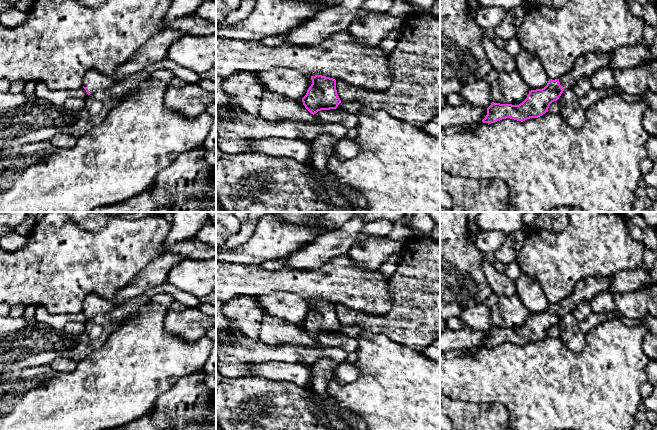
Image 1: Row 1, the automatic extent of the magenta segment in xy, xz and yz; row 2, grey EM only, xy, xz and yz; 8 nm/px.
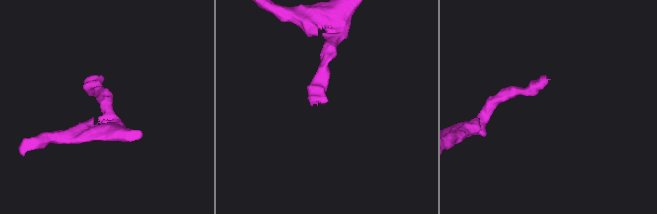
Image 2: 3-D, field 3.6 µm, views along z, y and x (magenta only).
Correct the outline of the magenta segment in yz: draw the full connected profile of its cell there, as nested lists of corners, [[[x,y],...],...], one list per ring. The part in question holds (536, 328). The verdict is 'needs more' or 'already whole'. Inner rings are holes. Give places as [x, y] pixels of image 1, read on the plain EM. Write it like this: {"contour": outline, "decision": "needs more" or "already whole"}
{"contour": [[[587,277],[578,282],[570,296],[559,303],[549,303],[542,313],[531,314],[519,329],[492,326],[482,346],[491,348],[506,342],[523,346],[538,342],[548,336],[550,328],[557,325],[564,314],[572,312],[579,301],[590,301],[598,293],[609,291],[611,284],[612,277]]], "decision": "needs more"}

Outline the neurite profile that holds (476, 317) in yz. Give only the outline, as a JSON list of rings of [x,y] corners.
[[[483,303],[466,307],[459,318],[465,327],[473,331],[487,333],[492,327],[490,322],[491,308]]]

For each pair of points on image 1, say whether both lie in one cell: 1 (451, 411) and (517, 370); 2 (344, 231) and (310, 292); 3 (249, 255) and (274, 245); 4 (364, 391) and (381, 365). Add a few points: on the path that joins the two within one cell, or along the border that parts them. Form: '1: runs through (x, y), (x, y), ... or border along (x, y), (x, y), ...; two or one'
1: border along (450, 397), (456, 400), (487, 402), (489, 404); two
2: border along (330, 260), (319, 267), (306, 269); two
3: runs through (255, 251), (264, 245), (268, 245); one
4: runs through (370, 385), (381, 374), (381, 371); one

